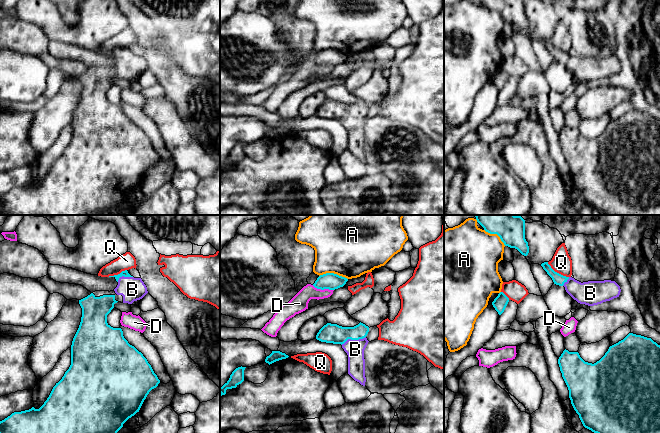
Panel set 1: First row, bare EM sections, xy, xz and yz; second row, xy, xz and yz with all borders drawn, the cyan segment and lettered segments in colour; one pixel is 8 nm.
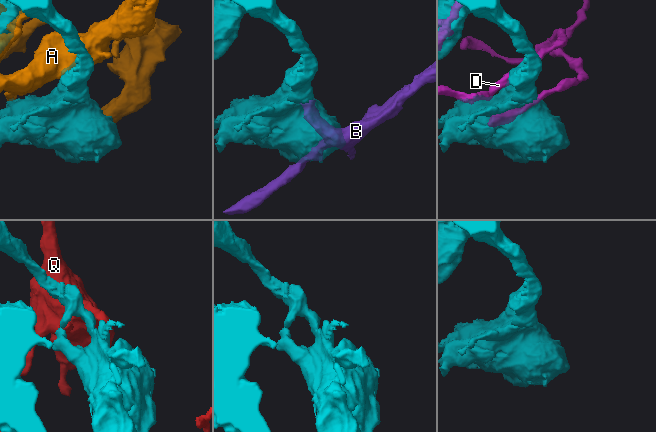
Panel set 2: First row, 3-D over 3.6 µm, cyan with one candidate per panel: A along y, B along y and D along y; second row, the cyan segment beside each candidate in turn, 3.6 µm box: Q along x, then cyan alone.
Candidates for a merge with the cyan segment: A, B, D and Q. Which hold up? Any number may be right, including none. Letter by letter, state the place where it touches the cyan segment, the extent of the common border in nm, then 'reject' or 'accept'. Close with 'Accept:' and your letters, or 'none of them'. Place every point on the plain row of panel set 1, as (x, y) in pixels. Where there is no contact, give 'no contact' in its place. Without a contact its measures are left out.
A: xz (333, 49) | 240 nm | reject
B: xz (353, 115) | 220 nm | accept
D: xz (323, 65) | 180 nm | reject
Q: yz (556, 48) | 220 nm | reject
Accept: B

